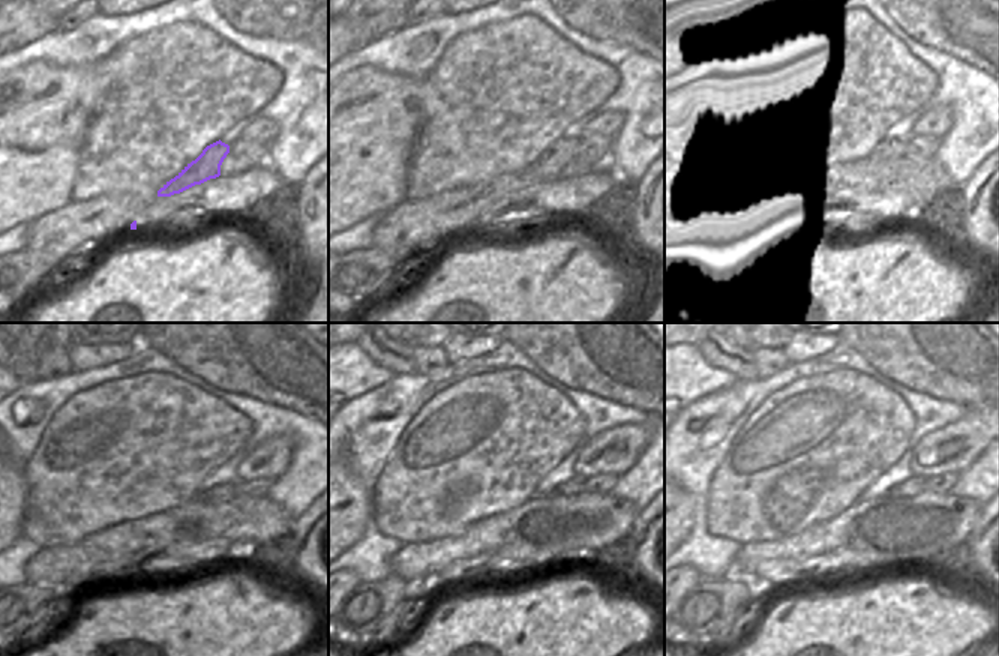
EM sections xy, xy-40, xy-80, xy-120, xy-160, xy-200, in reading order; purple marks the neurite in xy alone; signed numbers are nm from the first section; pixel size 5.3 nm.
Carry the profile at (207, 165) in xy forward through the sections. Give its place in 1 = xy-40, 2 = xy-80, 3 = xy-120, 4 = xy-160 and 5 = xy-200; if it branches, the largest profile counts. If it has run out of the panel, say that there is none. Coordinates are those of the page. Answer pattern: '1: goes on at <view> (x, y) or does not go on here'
1: goes on at xy-40 (557, 159)
2: goes on at xy-80 (888, 150)
3: goes on at xy-120 (221, 493)
4: goes on at xy-160 (573, 485)
5: goes on at xy-200 (914, 485)

